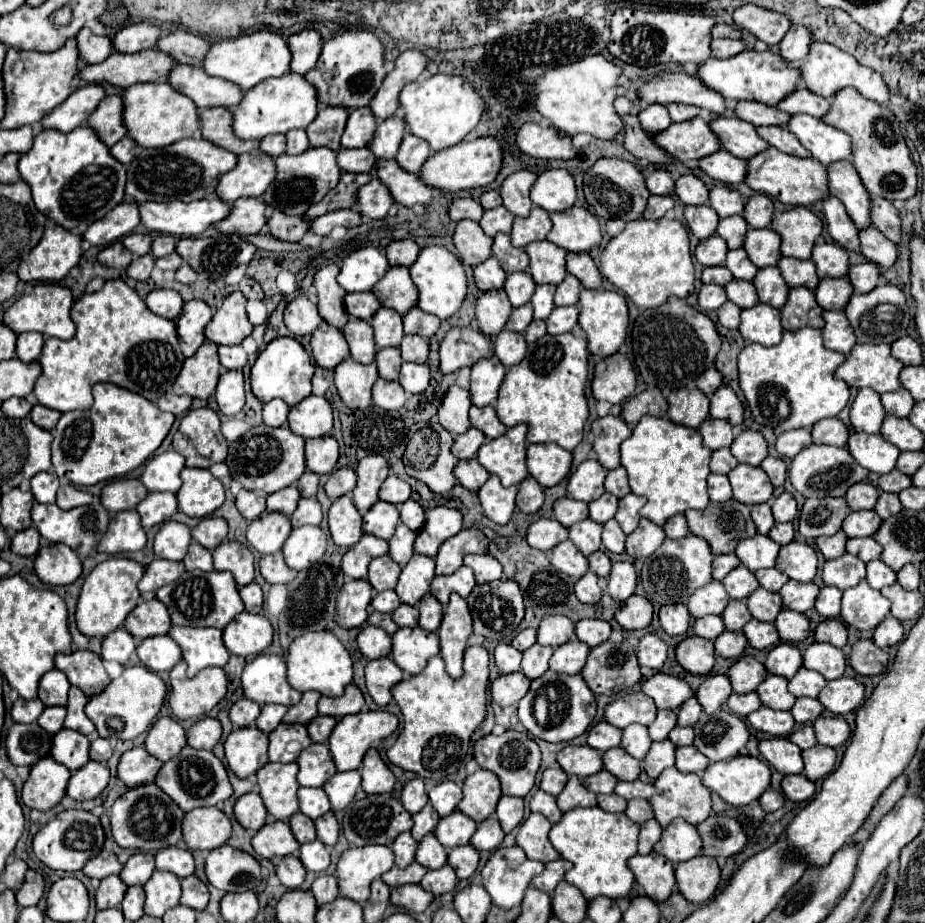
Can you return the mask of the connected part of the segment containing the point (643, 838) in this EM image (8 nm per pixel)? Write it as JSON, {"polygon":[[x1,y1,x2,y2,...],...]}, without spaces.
{"polygon":[[653,818,639,824,639,854,649,854,653,850,653,844,661,838,661,832,661,826]]}

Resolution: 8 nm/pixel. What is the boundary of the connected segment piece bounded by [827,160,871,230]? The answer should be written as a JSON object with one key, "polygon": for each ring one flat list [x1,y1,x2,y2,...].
{"polygon":[[835,162,827,168,829,174,829,192,831,196,839,198,851,220,859,230,871,226,871,196,867,194,861,178,851,162]]}

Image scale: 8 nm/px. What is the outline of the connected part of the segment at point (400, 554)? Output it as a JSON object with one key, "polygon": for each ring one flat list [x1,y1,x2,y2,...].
{"polygon":[[399,522,393,538,389,540,389,556,401,566,407,564,409,558,413,556,413,540,415,540,415,532,411,532,405,524]]}

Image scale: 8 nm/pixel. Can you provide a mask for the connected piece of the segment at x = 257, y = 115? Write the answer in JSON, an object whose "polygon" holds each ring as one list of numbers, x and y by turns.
{"polygon":[[289,72,283,74,279,78,267,78,267,82,259,82,259,86,255,86,255,90,247,90,247,94,243,96,241,104,233,110,233,130,241,140,261,140,269,134,285,134,293,128,305,128,311,124,311,120,315,120,317,116,317,98,315,98,315,86,311,86,305,76]]}

